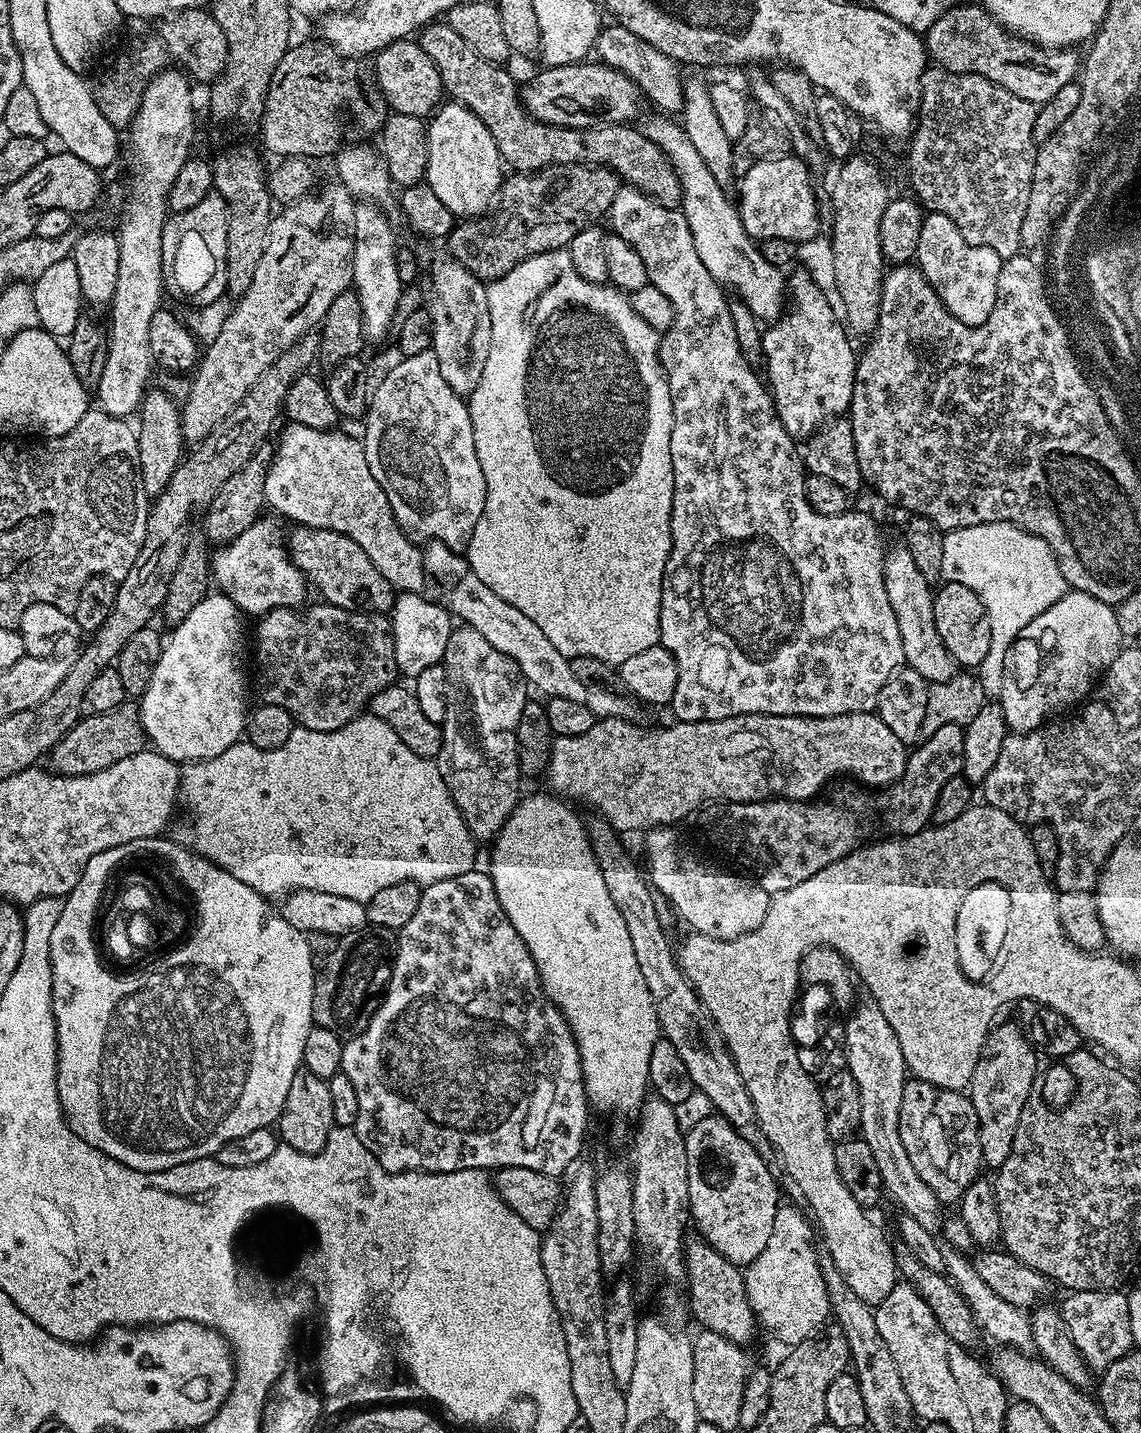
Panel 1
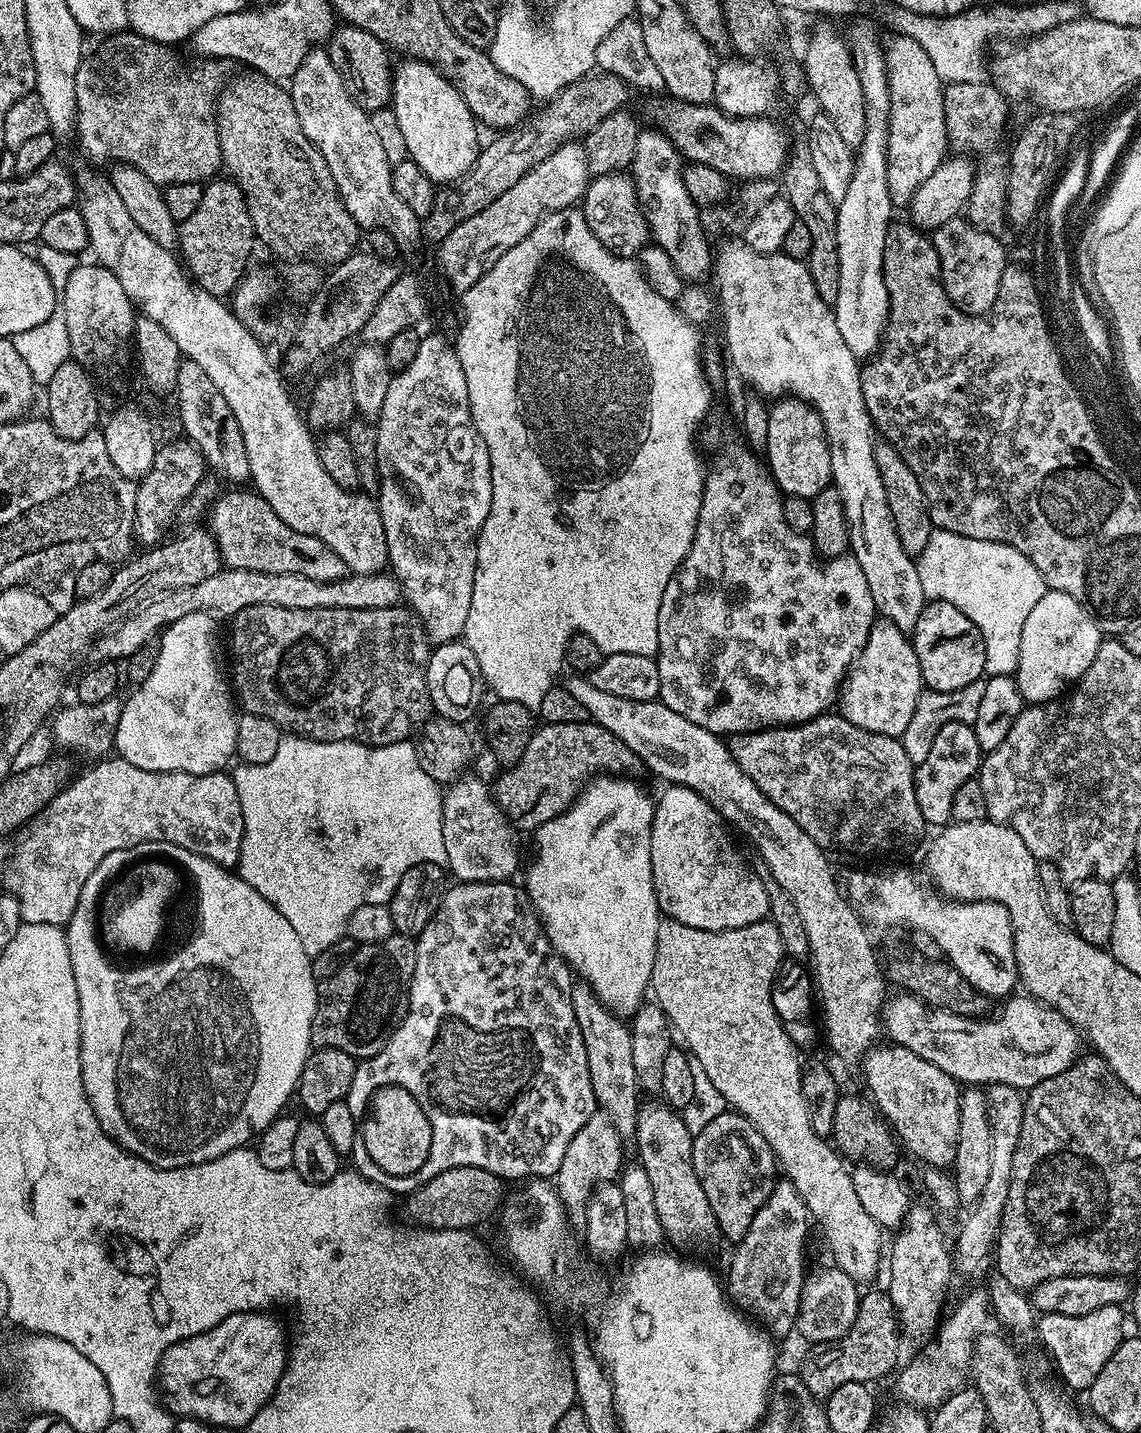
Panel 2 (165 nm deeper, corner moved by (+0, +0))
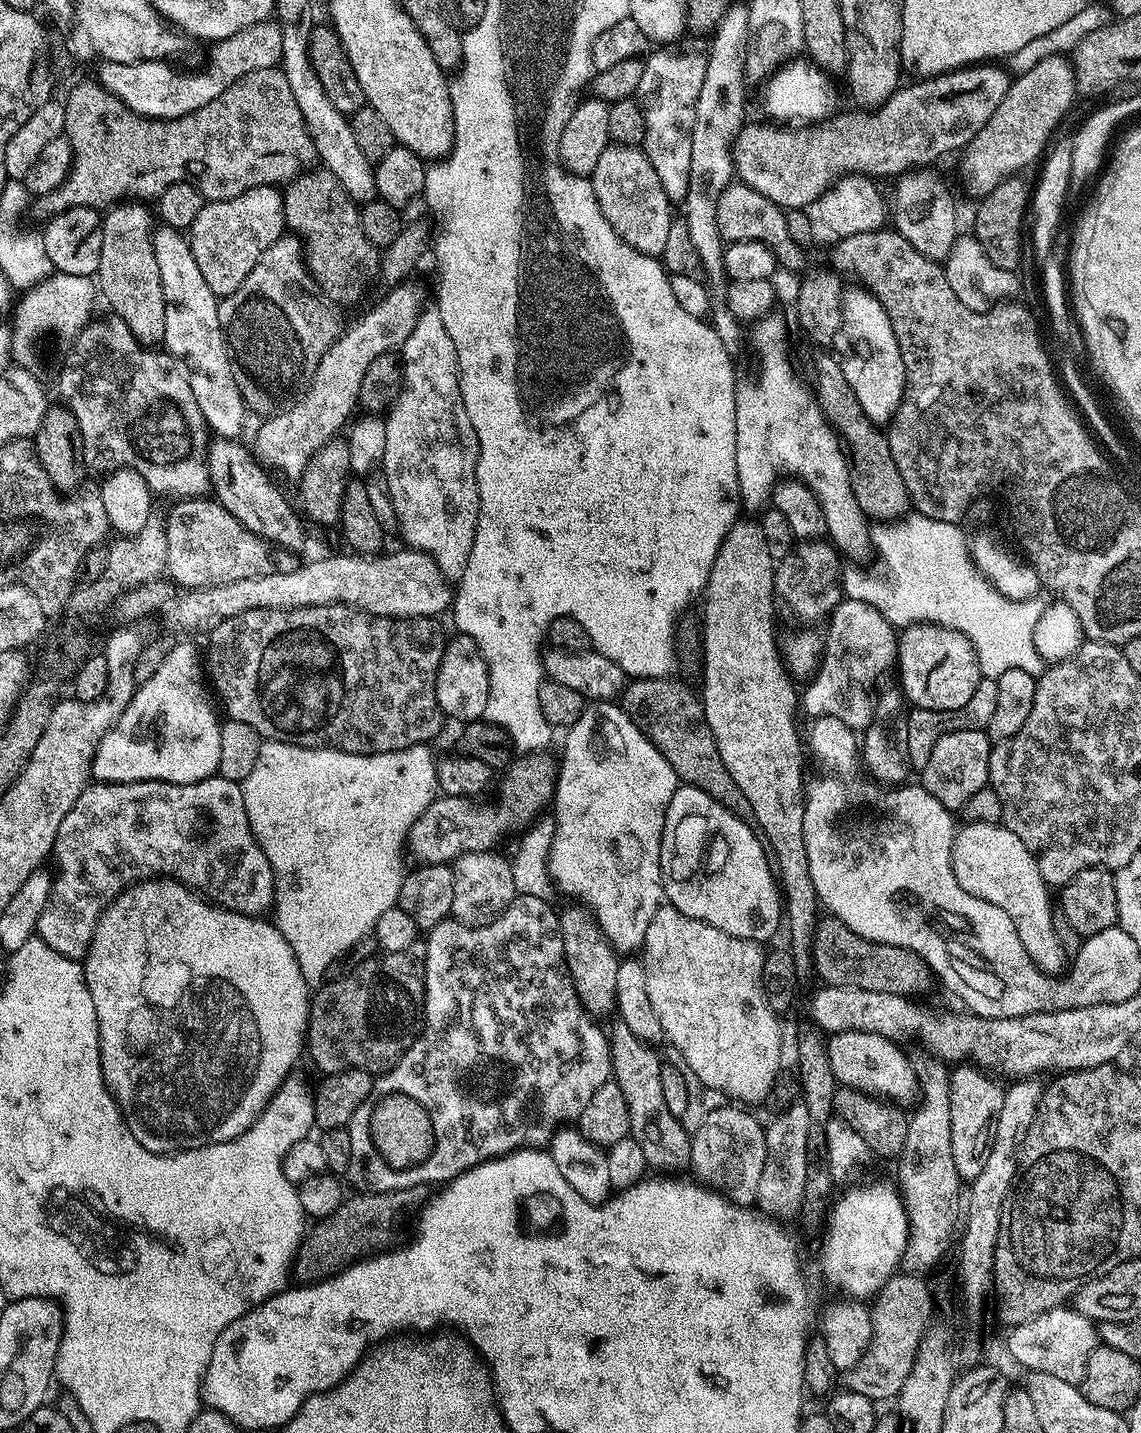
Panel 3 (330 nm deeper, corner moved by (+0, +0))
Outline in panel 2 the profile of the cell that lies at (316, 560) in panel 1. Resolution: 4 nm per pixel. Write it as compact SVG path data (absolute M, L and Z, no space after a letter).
M228 490L225 494L217 495L216 501L210 505L207 513L206 525L210 533L210 539L216 546L216 551L220 553L220 558L224 568L237 568L238 570L258 570L266 574L302 574L306 578L314 578L314 582L325 584L340 580L346 574L346 569L342 558L334 554L332 550L314 538L310 534L298 534L298 530L290 530L274 510L270 510L268 505L255 491L240 492L244 490Z

